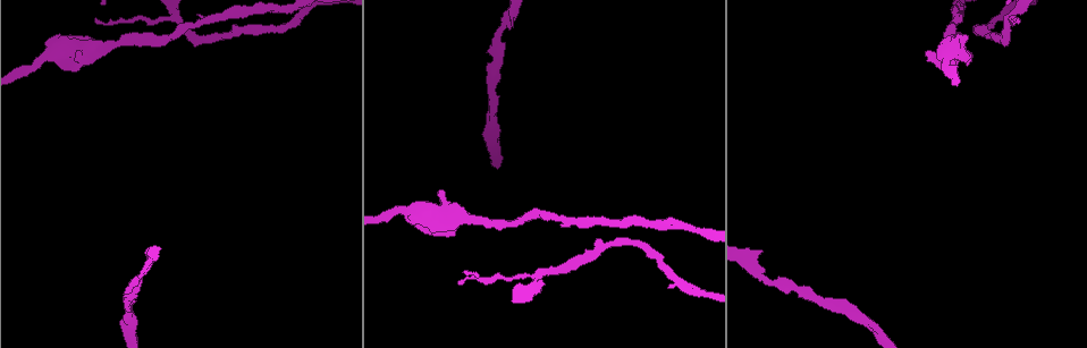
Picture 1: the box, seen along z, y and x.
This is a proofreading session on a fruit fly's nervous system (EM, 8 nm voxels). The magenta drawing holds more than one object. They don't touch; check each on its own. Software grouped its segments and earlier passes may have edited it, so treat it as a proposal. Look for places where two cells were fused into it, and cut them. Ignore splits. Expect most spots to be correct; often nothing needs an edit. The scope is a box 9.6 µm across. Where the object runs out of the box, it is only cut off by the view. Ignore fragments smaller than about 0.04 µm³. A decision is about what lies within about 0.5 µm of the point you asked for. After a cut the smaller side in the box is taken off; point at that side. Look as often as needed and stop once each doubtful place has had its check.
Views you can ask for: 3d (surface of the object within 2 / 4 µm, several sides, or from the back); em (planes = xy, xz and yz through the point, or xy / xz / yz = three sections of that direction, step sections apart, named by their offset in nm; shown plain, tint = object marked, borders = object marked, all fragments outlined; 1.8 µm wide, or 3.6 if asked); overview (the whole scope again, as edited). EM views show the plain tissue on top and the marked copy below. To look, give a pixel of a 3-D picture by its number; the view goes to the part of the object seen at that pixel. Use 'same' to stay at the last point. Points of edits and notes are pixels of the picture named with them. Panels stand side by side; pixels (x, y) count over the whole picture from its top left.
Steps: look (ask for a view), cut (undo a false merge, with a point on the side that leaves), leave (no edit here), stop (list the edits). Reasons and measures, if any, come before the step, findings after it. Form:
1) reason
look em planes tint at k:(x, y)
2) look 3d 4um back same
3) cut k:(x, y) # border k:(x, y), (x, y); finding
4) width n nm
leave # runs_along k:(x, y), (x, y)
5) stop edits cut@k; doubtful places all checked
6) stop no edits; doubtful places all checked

look 3d 4um at 1:(452, 219)

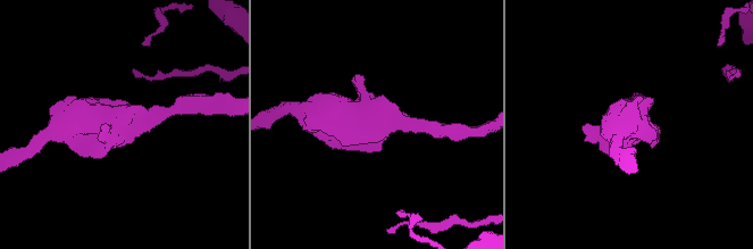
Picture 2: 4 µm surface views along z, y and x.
look em 3.6um xz step 16 tint at 2:(122, 119)

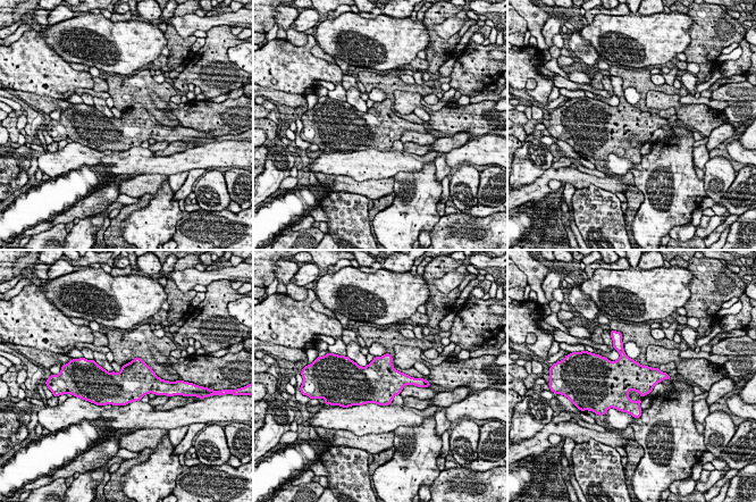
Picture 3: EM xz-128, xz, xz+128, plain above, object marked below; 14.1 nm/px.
width 440 nm
leave # continuous, no second cell

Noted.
sudden change in width
look em planes tint at 1:(536, 279)

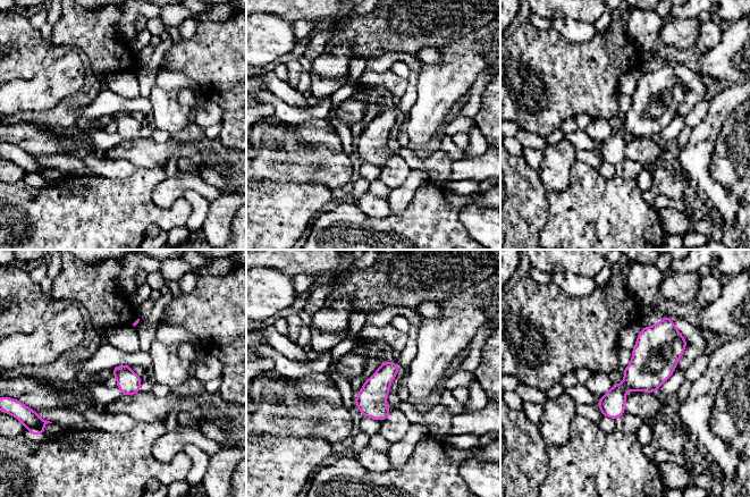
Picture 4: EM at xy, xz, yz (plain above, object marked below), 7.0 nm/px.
leave # continuous, no second cell

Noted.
thick turns thin
look em yz step 16 tint at 1:(512, 11)

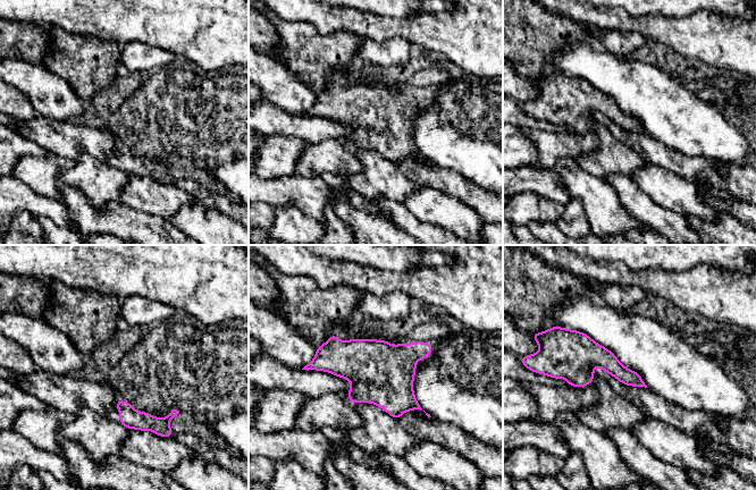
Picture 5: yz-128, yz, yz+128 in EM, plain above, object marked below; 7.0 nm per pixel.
look em planes tint same

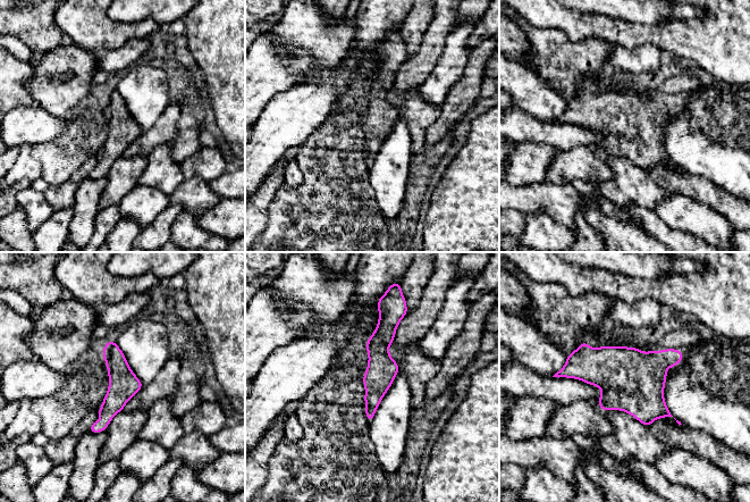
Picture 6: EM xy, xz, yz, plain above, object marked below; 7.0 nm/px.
leave # runs_along 6:(385, 312), (379, 377), (369, 417); one cell here

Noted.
stop no edits; doubtful places all checked

